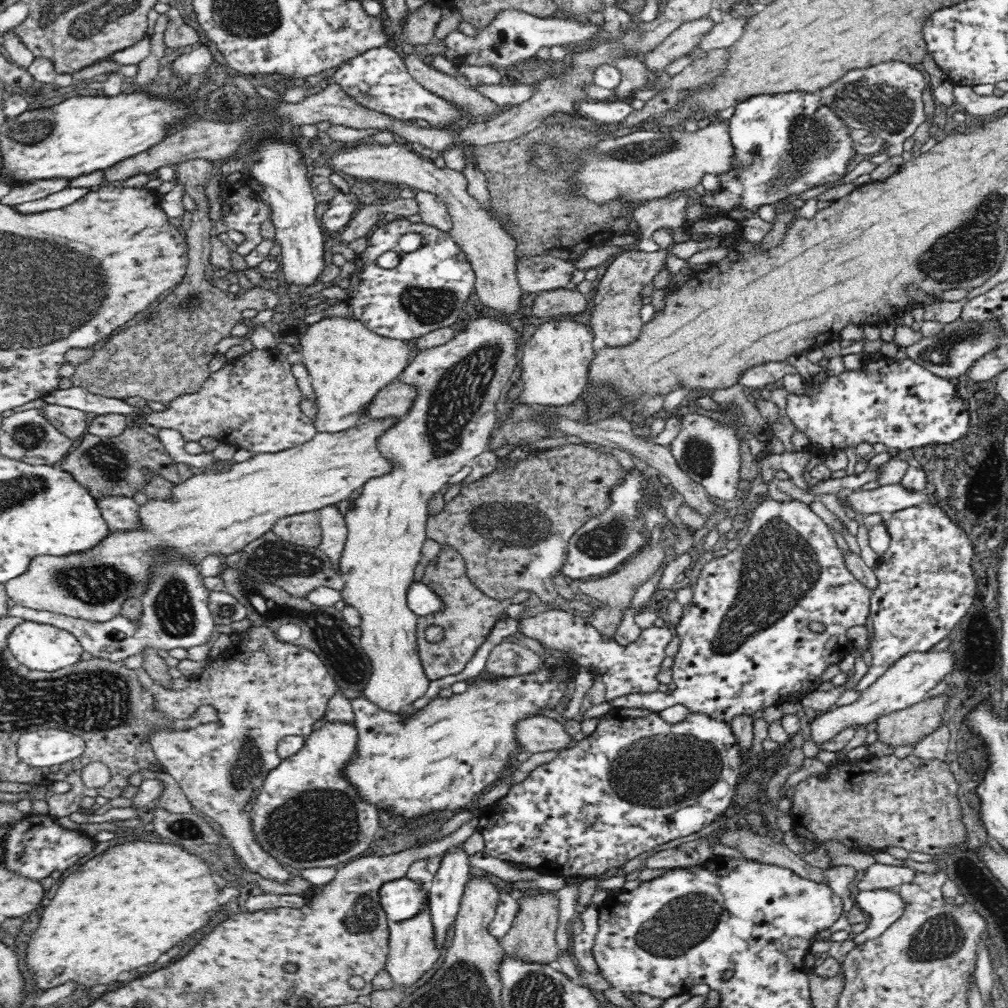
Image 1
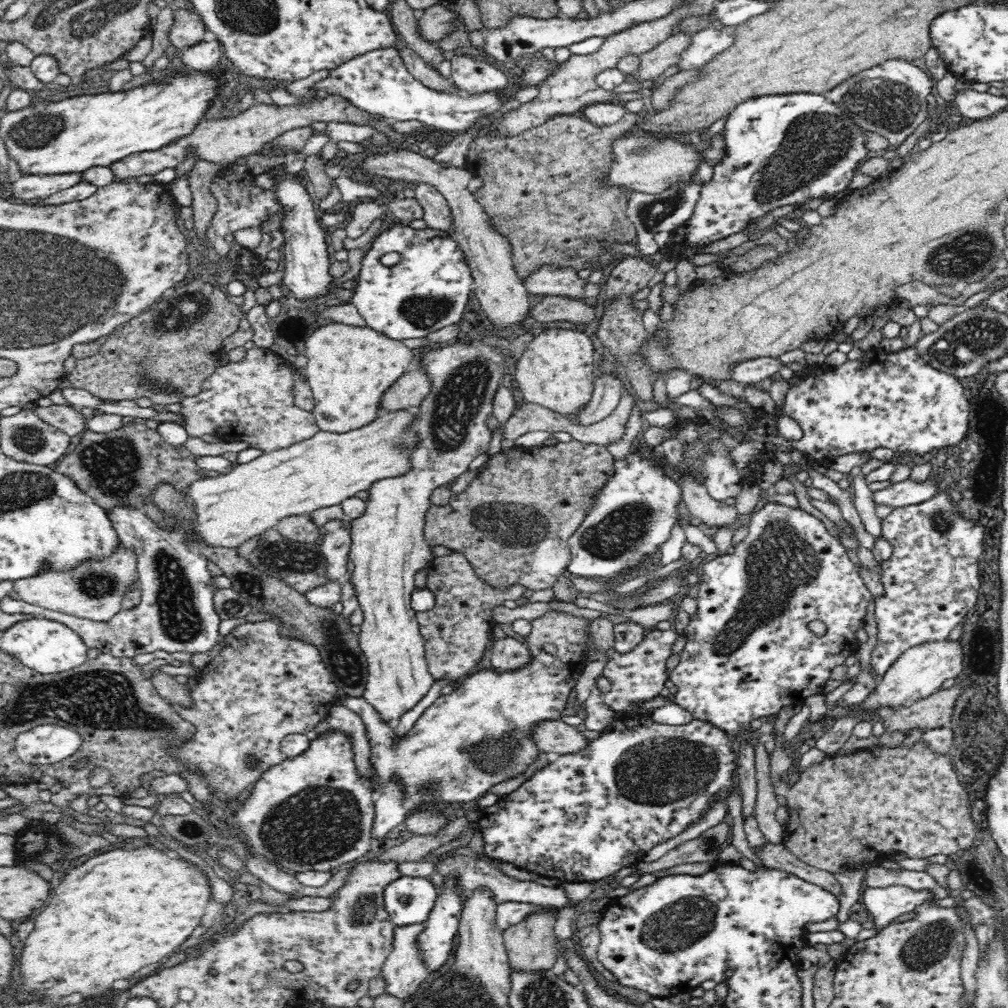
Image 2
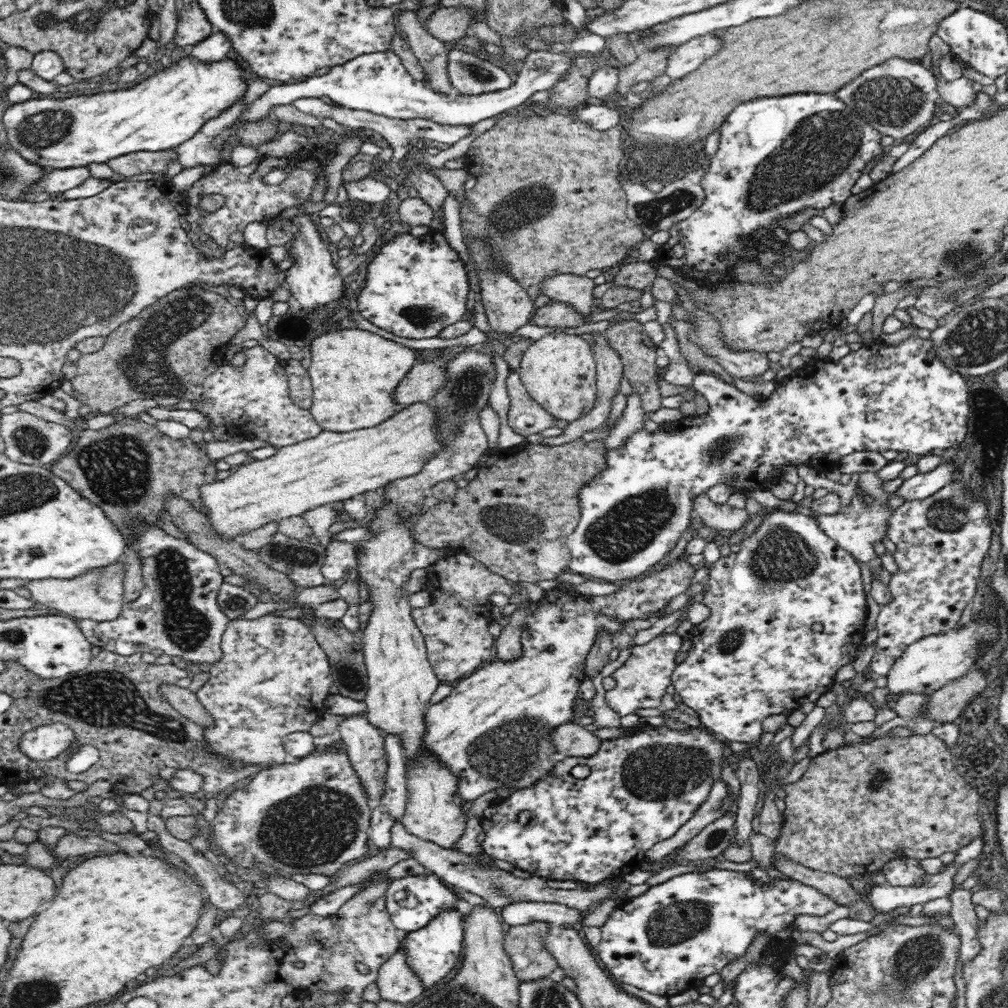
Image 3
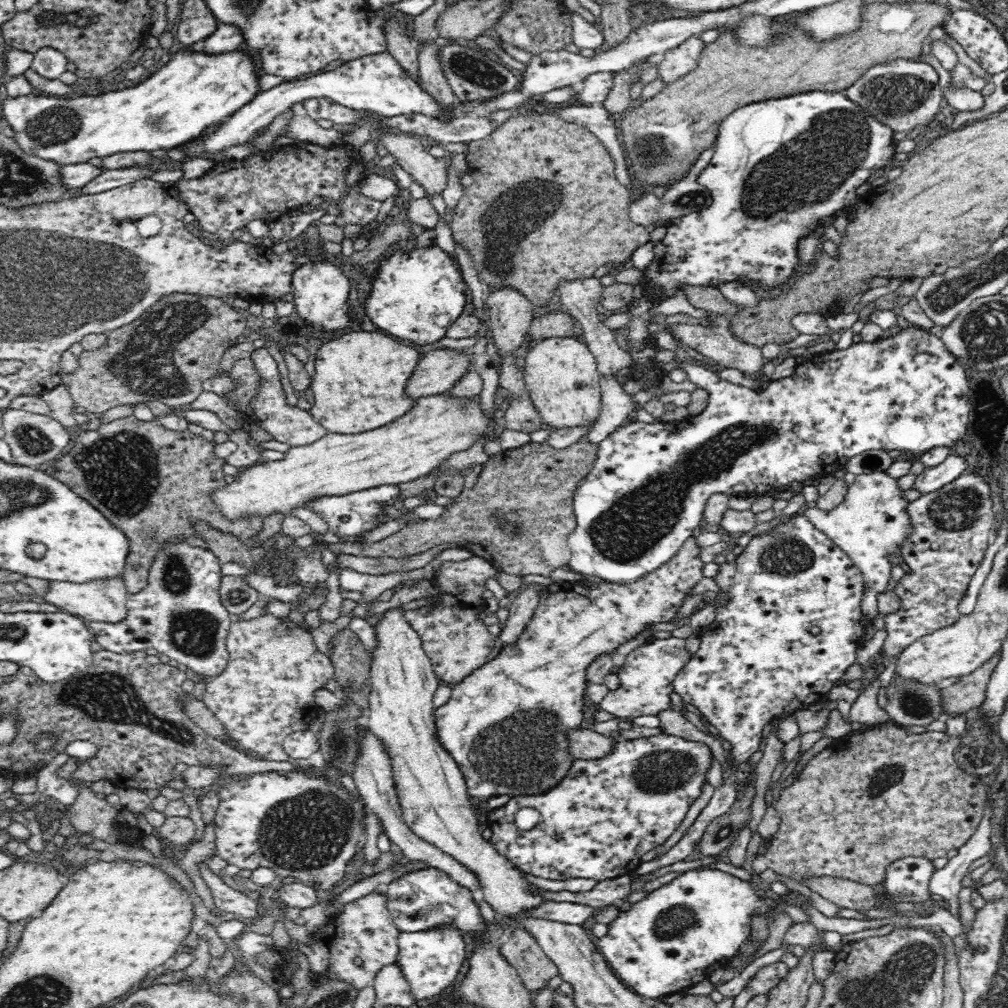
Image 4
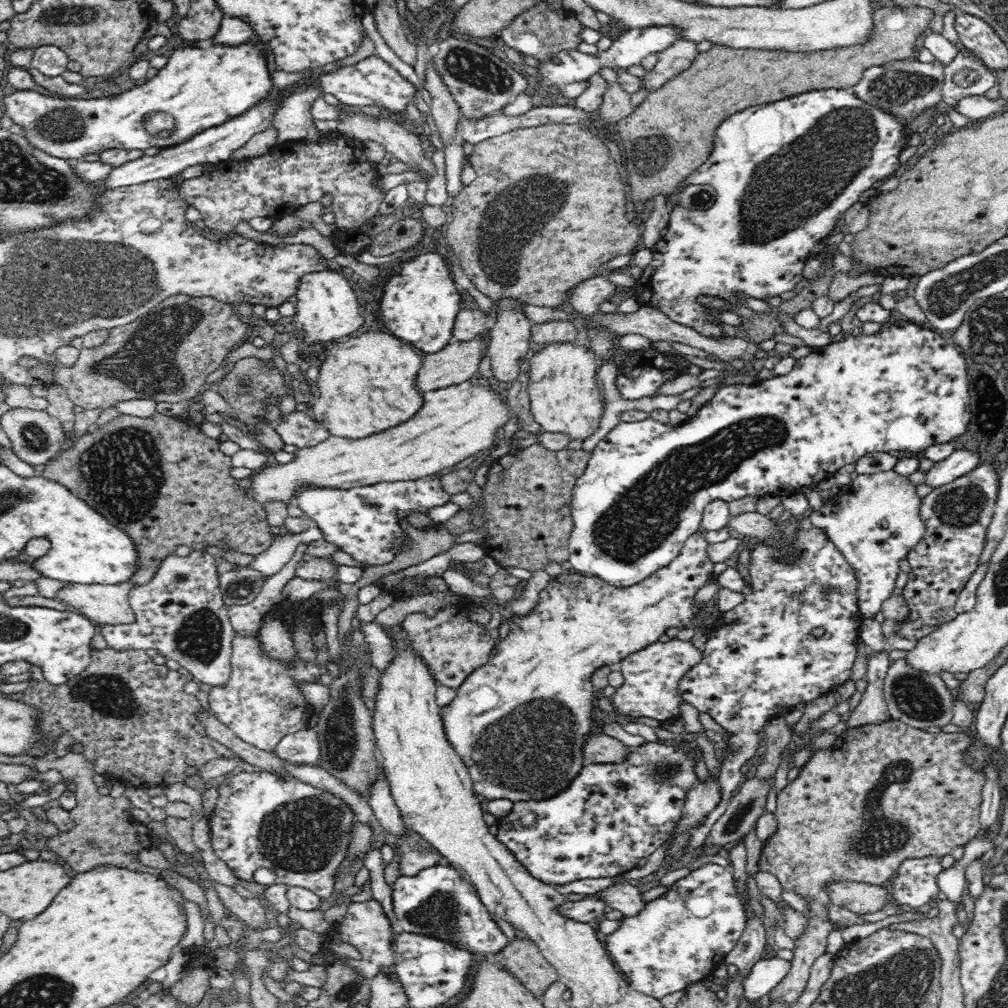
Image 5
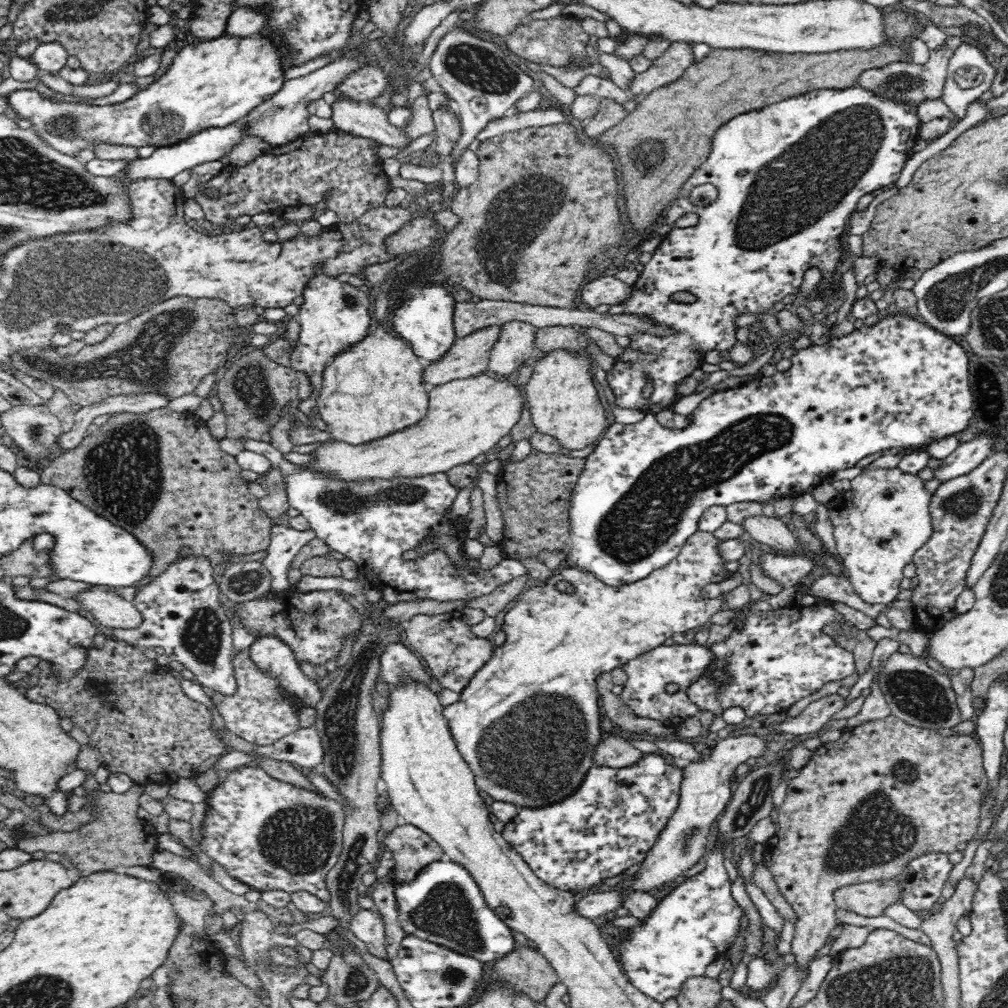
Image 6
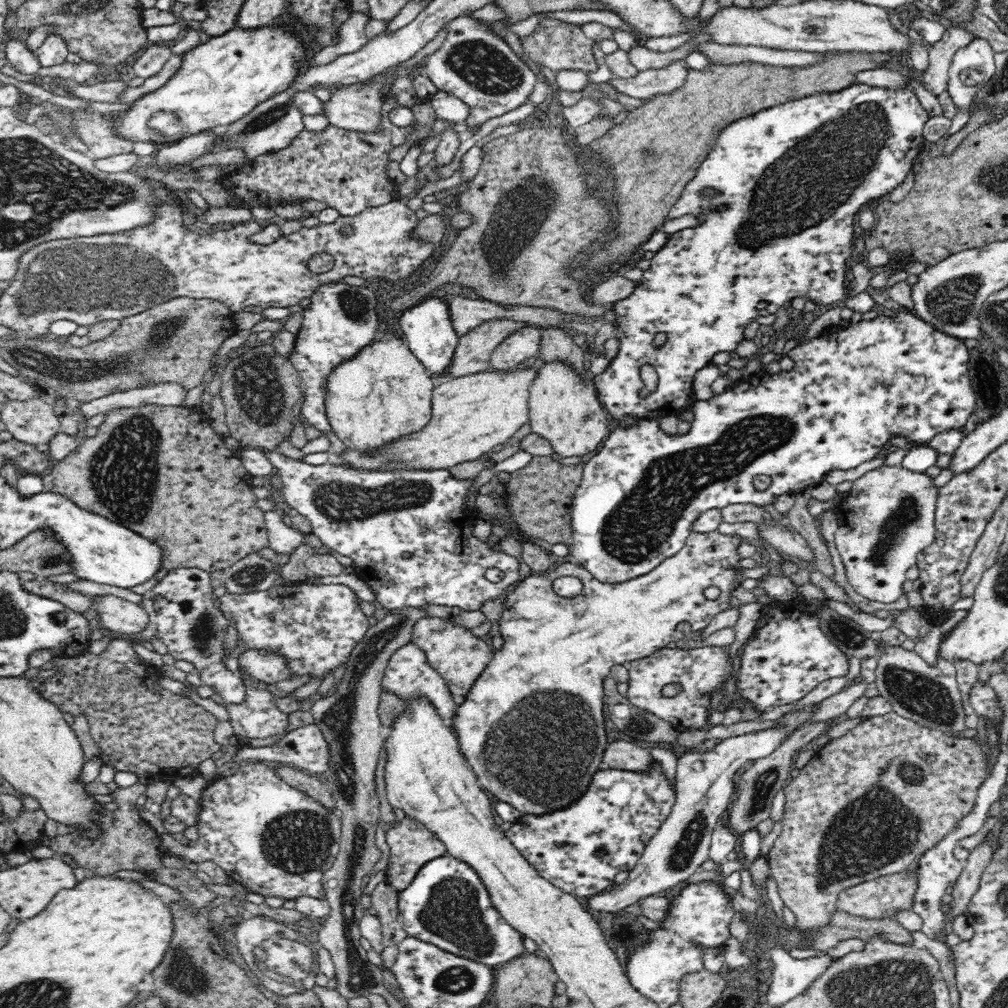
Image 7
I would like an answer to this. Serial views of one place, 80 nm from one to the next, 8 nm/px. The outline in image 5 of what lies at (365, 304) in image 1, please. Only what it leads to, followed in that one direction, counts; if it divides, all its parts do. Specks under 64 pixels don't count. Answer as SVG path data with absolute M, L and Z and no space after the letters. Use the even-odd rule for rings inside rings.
M441 249L398 262L399 272L388 277L382 286L376 314L391 335L406 341L420 353L438 352L453 340L453 325L460 314L460 288L450 276L449 262Z

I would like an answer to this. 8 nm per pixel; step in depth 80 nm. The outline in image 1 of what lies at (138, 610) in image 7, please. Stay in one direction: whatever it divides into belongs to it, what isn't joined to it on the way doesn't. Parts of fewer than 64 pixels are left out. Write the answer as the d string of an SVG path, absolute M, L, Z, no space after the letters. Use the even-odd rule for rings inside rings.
M398 417L383 418L380 420L364 420L358 425L352 428L346 428L336 433L321 432L316 433L312 440L301 444L300 446L289 448L288 450L283 450L277 453L264 453L252 455L249 460L245 462L233 462L230 470L219 473L212 473L209 471L203 471L199 474L192 474L190 478L180 482L180 484L172 483L172 492L168 498L160 500L159 498L147 498L146 502L142 505L138 505L138 526L136 528L130 528L130 530L108 530L106 538L103 538L98 546L90 548L90 550L85 550L84 552L76 552L76 554L64 555L64 556L52 556L50 554L34 556L30 560L26 572L22 572L20 576L16 576L12 580L4 583L4 591L6 591L6 596L11 599L16 605L26 607L35 611L48 611L56 614L63 614L64 616L71 616L72 618L84 619L92 622L106 622L107 620L112 620L116 616L120 616L122 605L125 600L128 599L140 599L141 596L148 590L151 583L151 576L155 575L155 570L160 563L165 563L166 561L171 561L172 559L182 559L182 561L190 561L194 567L202 561L206 556L210 554L217 554L220 556L230 556L236 552L240 552L243 548L250 544L250 541L256 540L264 536L278 519L284 518L285 516L292 516L297 514L302 514L304 512L312 512L314 510L318 511L324 506L330 506L330 504L338 504L340 500L346 500L350 498L353 490L358 490L370 478L374 476L382 476L386 472L390 472L391 465L390 462L386 461L386 458L380 455L380 451L376 448L376 438L386 430L390 428L392 424L396 424Z

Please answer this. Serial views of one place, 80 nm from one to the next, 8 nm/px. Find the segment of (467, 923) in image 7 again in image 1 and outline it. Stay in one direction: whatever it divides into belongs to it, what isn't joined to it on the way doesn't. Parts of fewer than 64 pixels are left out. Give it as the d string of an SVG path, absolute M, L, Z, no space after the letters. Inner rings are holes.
M407 877L391 880L378 890L382 910L390 922L406 920L422 910L429 892Z

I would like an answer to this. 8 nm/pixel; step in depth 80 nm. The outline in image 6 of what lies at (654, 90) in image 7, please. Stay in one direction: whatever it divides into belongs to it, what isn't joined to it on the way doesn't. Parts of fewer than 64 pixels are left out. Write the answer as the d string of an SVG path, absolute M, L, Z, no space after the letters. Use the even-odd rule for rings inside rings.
M670 42L668 48L657 58L646 72L635 75L628 94L643 97L660 86L678 80L685 68L694 63L692 47L685 42Z

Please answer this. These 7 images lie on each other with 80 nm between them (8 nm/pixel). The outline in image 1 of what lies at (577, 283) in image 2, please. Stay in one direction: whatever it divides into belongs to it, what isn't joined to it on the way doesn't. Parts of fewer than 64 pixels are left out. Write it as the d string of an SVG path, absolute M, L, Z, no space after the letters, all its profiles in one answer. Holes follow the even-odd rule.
M542 255L517 256L515 266L516 279L525 294L571 287L570 276L577 269L569 261Z

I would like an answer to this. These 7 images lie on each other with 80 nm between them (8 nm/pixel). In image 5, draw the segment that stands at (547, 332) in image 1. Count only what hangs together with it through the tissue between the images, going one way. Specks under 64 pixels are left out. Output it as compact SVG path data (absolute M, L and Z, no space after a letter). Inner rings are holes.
M569 341L548 342L529 359L529 366L527 391L531 413L540 430L568 433L570 436L573 436L573 440L588 438L596 430L596 426L600 424L602 410L604 410L602 396L596 381L598 368L596 354L590 348L575 345Z

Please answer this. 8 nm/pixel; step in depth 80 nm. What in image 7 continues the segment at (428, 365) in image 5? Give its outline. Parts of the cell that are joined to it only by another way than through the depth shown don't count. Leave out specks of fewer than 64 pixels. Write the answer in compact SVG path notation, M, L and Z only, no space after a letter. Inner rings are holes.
M490 320L468 334L459 337L454 348L454 356L448 368L434 379L440 383L461 376L473 375L490 370L490 357L498 346L515 329L526 326L522 322L512 320Z

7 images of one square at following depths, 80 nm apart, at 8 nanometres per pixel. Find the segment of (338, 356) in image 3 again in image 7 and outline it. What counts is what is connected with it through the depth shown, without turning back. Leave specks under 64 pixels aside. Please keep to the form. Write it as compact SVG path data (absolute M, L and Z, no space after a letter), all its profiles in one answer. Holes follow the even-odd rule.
M377 332L372 342L356 356L340 362L326 378L326 419L345 446L369 451L430 422L435 383L430 371L402 339Z

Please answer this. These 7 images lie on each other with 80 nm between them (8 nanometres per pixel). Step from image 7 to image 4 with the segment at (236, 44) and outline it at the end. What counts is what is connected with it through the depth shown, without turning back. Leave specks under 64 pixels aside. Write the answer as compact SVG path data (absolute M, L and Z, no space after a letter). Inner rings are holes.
M242 49L219 55L179 51L159 70L152 69L152 74L135 86L71 99L41 93L7 97L3 102L3 116L14 131L12 139L24 152L60 166L87 163L90 158L104 158L119 152L169 151L191 142L206 126L224 120L248 104L259 93L260 75L255 62Z

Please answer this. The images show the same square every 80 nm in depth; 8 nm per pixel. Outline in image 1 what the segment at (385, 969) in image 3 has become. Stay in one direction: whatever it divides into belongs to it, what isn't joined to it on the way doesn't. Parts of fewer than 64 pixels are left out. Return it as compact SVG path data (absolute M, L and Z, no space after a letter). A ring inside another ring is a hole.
M429 896L422 906L420 913L410 916L406 920L398 920L388 924L389 953L385 969L394 981L394 988L403 993L403 989L410 988L414 982L428 972L438 958L440 958L440 945L436 943L435 928L431 919Z

